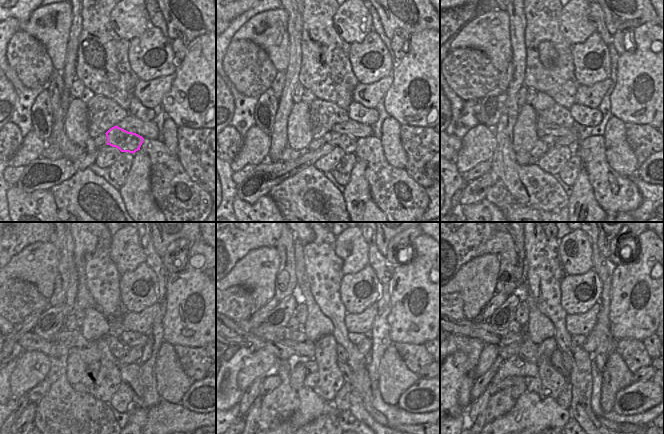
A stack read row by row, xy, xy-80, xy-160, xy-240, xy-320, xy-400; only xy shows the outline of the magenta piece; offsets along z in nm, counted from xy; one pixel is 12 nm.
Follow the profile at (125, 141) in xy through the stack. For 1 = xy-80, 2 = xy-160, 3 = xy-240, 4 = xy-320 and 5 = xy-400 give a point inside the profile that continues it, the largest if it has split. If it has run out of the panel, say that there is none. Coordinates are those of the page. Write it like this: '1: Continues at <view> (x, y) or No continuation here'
1: Continues at xy-80 (347, 143)
2: Continues at xy-160 (548, 139)
3: Continues at xy-240 (94, 365)
4: Continues at xy-320 (311, 366)
5: Continues at xy-400 (514, 366)

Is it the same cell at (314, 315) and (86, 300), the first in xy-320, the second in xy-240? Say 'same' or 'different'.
different

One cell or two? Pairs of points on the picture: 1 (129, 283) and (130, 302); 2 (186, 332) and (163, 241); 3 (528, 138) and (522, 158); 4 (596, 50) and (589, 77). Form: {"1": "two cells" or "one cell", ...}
{"1": "one cell", "2": "two cells", "3": "two cells", "4": "one cell"}

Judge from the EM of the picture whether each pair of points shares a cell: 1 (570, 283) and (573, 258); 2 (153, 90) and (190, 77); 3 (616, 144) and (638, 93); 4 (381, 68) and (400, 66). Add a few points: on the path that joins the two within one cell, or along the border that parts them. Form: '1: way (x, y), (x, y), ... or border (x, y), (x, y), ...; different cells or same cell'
1: border (592, 268), (582, 274), (567, 275); different cells
2: border (174, 73), (171, 87), (160, 103); different cells
3: border (612, 115), (624, 123); different cells
4: border (393, 59), (391, 74); different cells

